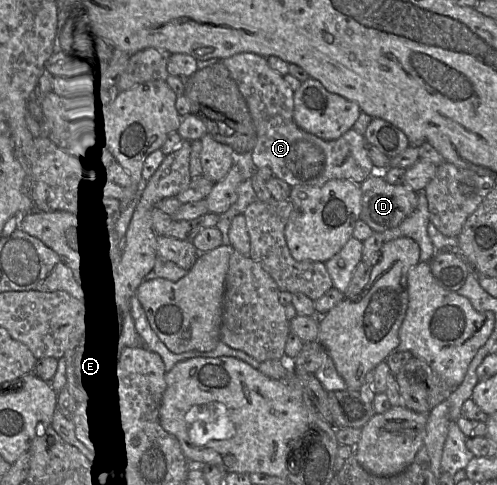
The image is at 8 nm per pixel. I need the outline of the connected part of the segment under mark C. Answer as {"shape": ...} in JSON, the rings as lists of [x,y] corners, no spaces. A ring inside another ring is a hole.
{"shape":[[[243,52],[219,60],[235,80],[255,125],[257,141],[251,157],[256,168],[268,167],[273,177],[283,180],[290,187],[321,186],[334,179],[361,184],[376,172],[368,156],[368,142],[353,129],[336,140],[325,141],[297,126],[293,119],[294,91],[283,76],[269,66],[265,57]]]}

